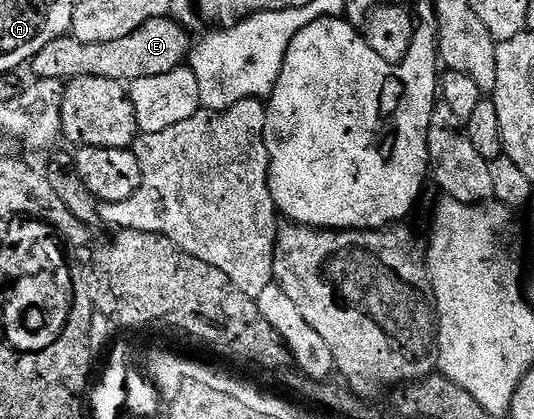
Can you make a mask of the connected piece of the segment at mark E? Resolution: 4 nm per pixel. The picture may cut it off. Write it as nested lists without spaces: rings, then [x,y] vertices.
[[[171,16],[150,19],[150,23],[142,23],[138,31],[110,43],[82,43],[71,35],[54,39],[46,50],[47,76],[52,79],[101,77],[131,83],[138,79],[150,79],[150,75],[166,75],[181,68],[190,57],[188,33],[172,20]]]

